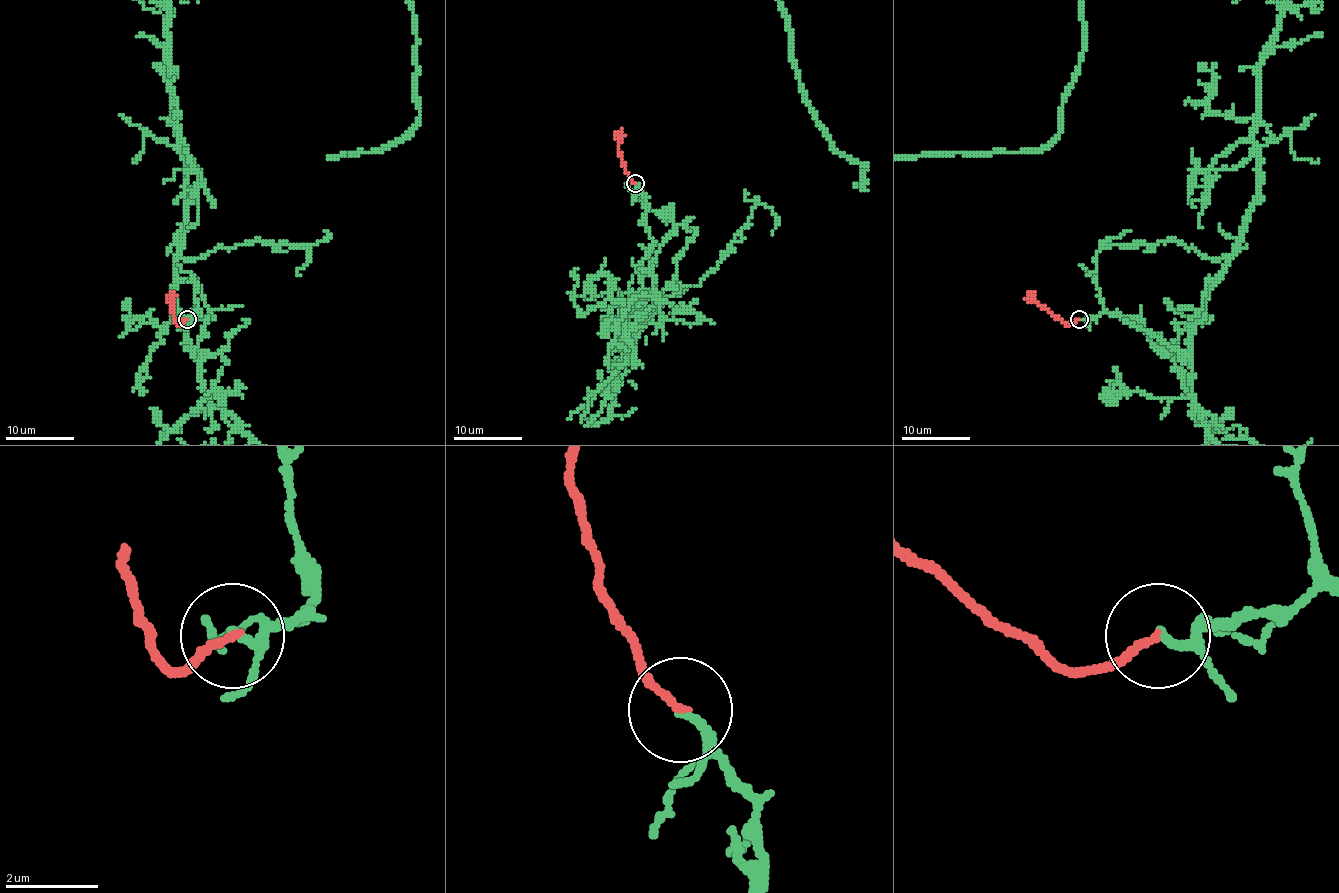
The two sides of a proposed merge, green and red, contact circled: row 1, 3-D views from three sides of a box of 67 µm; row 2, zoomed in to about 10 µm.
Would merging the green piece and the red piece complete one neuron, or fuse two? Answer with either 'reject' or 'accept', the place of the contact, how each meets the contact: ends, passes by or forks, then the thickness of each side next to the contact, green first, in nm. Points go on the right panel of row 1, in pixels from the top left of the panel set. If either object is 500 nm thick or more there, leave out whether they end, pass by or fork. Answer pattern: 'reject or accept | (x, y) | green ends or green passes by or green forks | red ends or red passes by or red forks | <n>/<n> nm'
reject | (1079, 319) | green passes by | red ends | 130/160 nm

